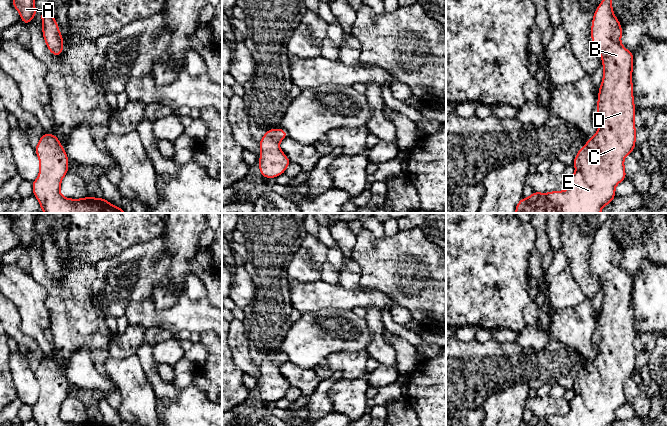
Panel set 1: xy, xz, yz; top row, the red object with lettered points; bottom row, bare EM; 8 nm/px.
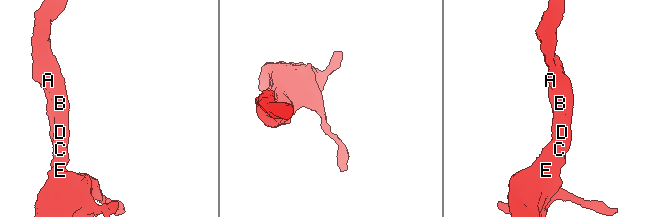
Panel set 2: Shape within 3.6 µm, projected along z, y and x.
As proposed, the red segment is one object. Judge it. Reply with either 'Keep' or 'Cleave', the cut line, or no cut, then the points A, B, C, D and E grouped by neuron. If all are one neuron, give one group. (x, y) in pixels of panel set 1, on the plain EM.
Keep. No split. Groups: A B C D E

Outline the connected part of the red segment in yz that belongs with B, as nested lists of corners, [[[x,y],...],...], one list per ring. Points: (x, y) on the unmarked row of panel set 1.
[[[609,213],[607,220],[602,223],[591,250],[591,268],[601,279],[604,293],[597,326],[598,355],[577,376],[572,386],[576,395],[568,401],[568,413],[549,417],[534,415],[530,421],[522,422],[519,426],[612,426],[616,420],[615,411],[626,403],[624,382],[633,376],[636,366],[632,308],[634,279],[621,268],[622,251],[612,233],[615,214]]]

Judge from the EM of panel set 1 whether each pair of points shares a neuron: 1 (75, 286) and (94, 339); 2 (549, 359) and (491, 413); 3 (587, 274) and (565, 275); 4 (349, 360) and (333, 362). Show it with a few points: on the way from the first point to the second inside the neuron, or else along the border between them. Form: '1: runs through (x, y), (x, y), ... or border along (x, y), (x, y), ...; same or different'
1: runs through (75, 300), (75, 318), (84, 327); same
2: border along (529, 386), (526, 384), (514, 384), (499, 390); different
3: border along (567, 267), (585, 295); different
4: runs through (345, 362), (337, 362); same

